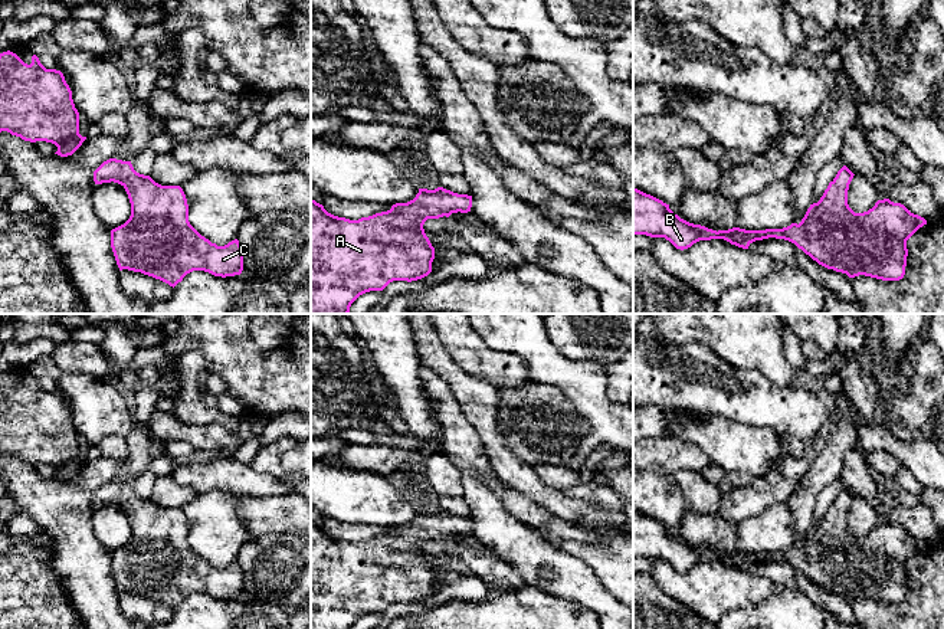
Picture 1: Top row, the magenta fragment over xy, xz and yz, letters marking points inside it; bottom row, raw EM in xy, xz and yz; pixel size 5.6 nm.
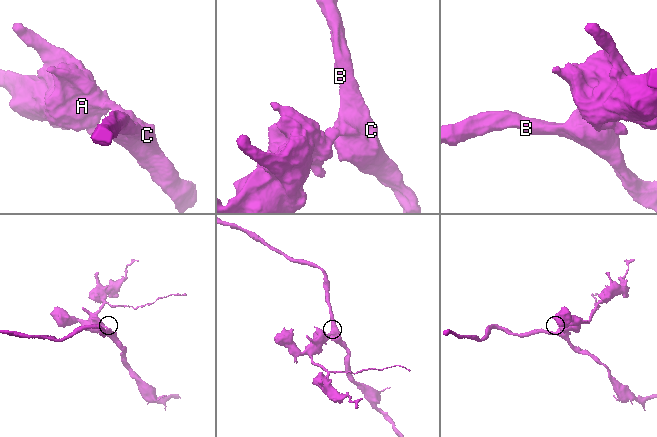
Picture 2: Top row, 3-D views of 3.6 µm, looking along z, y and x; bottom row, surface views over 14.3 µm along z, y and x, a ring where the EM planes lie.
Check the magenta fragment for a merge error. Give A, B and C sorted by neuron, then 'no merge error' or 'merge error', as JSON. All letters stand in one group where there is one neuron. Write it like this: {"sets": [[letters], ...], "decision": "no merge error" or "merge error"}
{"sets": [["A", "B", "C"]], "decision": "no merge error"}

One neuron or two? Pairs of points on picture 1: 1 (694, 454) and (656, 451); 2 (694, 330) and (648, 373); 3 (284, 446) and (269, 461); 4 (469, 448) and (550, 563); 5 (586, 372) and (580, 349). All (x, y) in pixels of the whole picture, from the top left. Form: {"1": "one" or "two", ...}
{"1": "one", "2": "two", "3": "one", "4": "one", "5": "two"}

